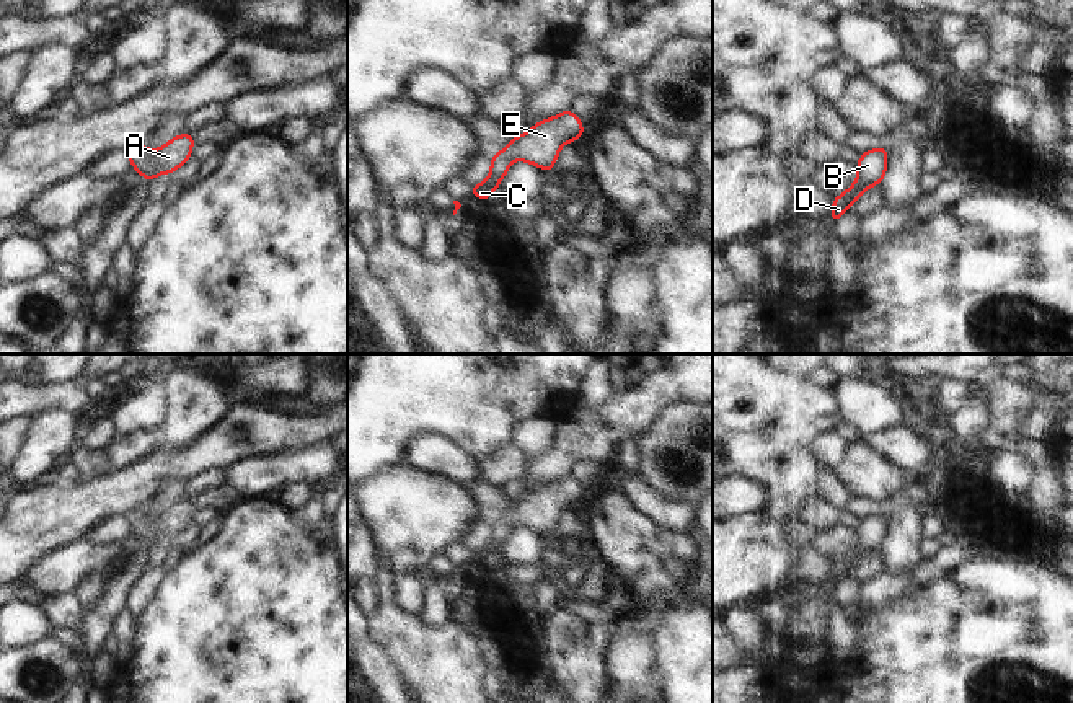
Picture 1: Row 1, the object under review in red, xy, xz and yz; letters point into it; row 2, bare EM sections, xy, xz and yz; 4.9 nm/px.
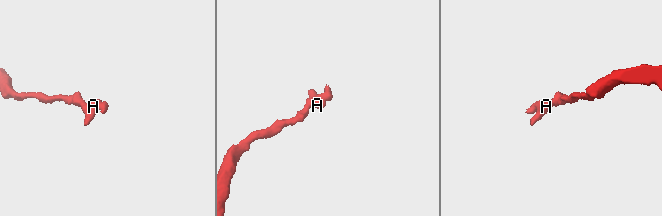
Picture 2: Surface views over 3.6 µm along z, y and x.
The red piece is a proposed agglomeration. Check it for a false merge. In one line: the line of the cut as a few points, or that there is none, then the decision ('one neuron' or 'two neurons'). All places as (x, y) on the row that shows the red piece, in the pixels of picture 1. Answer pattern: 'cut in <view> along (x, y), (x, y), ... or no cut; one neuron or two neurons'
no cut; one neuron

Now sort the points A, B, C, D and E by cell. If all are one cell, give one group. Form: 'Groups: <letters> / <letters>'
Groups: A B C D E

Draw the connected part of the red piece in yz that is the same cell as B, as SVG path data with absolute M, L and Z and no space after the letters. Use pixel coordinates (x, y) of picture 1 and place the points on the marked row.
M874 148L864 152L856 165L858 178L841 196L833 197L833 207L830 219L838 222L843 212L848 212L848 207L856 202L861 194L876 184L879 184L887 171L887 148Z

